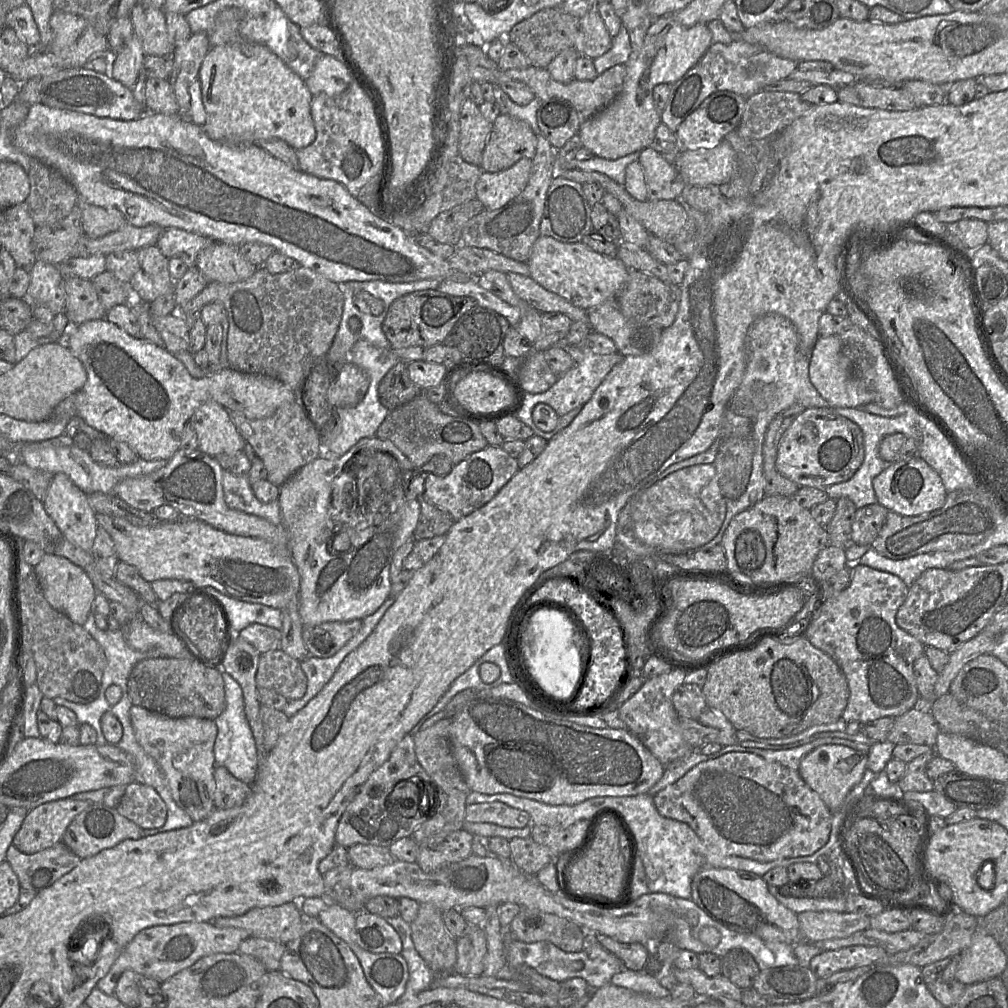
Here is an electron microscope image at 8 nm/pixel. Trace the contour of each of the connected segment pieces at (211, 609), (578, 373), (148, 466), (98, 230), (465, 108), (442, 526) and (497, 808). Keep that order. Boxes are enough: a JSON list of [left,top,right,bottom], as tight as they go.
[[171,593,227,660],[517,346,623,441],[19,436,168,494],[78,196,126,238],[459,98,492,166],[412,496,453,541],[465,801,530,828]]

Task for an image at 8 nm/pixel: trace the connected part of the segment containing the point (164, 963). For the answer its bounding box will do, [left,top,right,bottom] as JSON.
[96,922,249,996]

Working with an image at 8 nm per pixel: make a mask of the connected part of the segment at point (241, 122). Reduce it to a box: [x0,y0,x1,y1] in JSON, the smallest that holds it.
[199,39,315,150]

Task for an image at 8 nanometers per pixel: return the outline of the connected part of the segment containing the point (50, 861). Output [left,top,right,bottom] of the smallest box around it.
[5,842,81,894]

